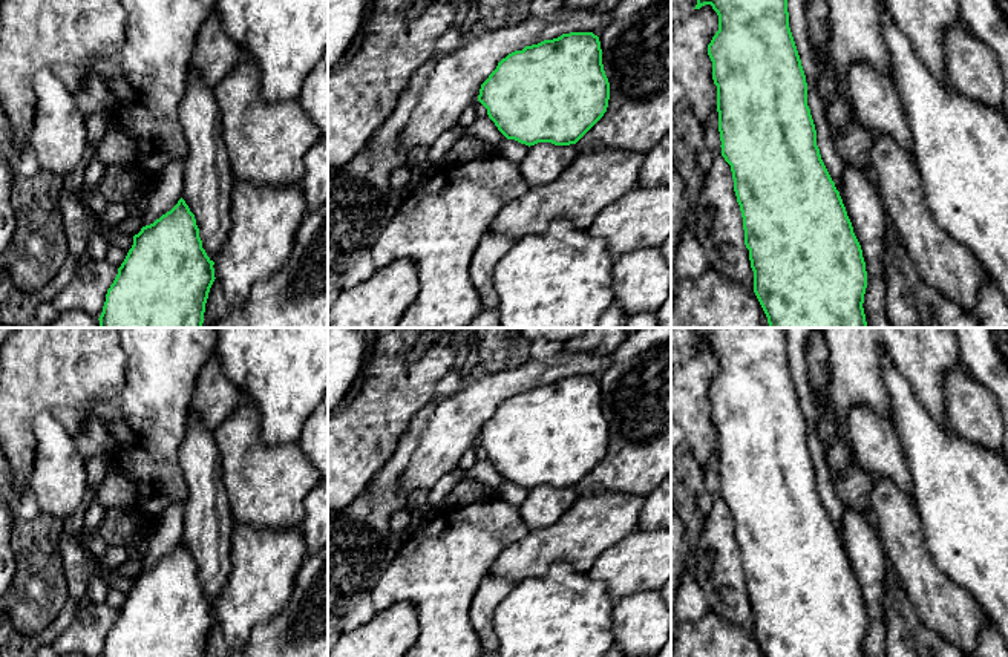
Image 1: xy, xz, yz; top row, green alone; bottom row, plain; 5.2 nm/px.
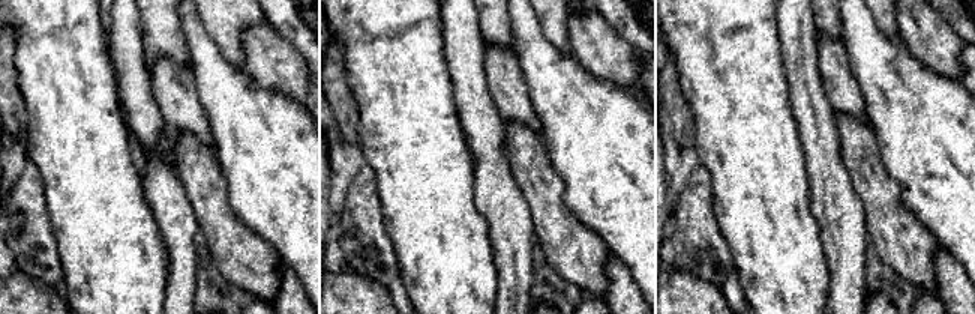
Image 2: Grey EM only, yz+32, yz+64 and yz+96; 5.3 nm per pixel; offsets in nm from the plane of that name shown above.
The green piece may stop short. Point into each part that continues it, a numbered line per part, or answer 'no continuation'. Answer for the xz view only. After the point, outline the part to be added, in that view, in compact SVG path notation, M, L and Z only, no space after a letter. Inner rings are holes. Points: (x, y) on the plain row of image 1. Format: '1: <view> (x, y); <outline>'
1: xz (544, 506); M538 485L530 489L529 496L519 505L521 518L530 528L544 528L555 524L579 498L574 487L555 489Z

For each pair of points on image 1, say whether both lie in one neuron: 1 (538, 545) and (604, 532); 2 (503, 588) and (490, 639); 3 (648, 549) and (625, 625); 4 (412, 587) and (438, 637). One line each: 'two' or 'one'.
1: one
2: one
3: two
4: one

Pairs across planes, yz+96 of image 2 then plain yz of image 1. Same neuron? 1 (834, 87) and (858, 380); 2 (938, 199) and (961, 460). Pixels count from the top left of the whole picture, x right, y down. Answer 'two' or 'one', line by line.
1: two
2: one

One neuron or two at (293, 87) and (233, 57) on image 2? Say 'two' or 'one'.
one

